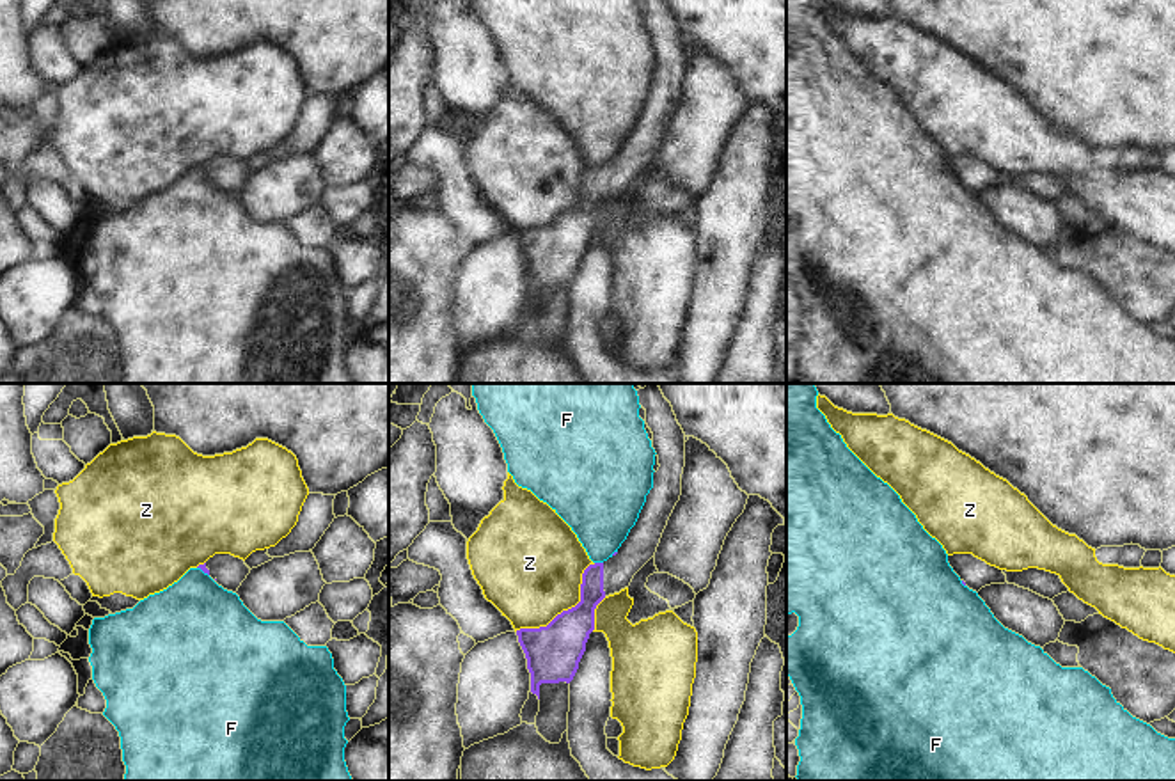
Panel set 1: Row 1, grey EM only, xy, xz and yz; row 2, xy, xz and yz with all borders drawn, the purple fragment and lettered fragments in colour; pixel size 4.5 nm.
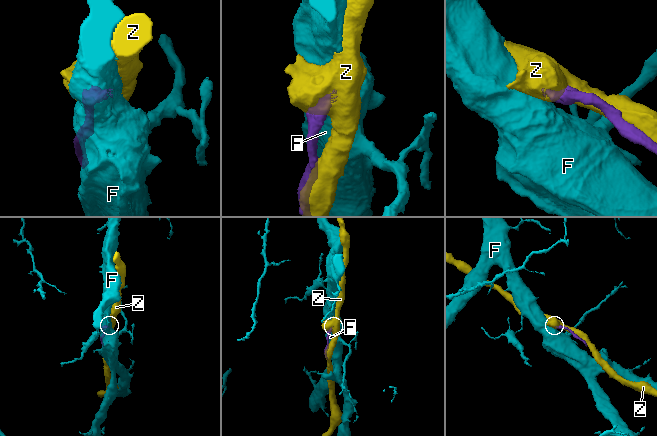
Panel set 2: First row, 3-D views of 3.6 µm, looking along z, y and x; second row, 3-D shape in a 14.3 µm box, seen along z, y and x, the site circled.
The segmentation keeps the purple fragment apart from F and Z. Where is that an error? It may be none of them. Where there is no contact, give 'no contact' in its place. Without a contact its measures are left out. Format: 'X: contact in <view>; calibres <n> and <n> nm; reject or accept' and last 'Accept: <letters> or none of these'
F: contact in xz; calibres 110 and 320 nm; reject
Z: contact in xz; calibres 240 and 460 nm; reject
Accept: none of these

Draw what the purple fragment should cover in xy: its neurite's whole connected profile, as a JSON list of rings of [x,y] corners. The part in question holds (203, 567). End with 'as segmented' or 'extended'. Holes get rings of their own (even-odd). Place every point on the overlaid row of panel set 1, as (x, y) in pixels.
[[[215,554],[197,568],[208,573],[218,586],[233,593],[238,591],[241,582],[250,573],[250,568],[245,564],[245,561],[231,554]]]; extended

